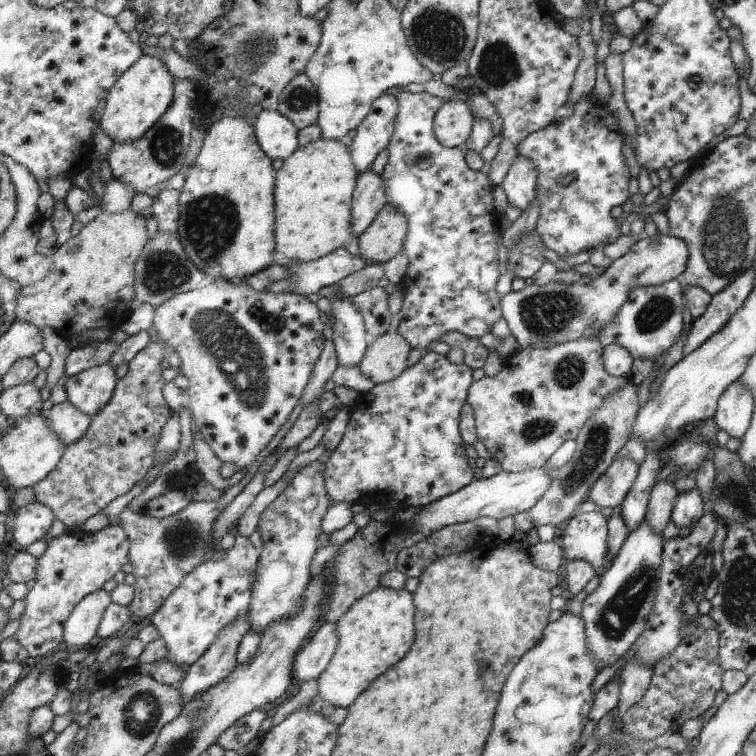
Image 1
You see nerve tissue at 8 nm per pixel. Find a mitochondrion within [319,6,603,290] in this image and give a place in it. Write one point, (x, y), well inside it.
(498, 67)

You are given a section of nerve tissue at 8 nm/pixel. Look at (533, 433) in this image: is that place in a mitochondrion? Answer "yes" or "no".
yes

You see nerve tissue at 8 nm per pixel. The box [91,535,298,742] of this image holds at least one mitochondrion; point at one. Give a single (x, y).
(139, 717)

